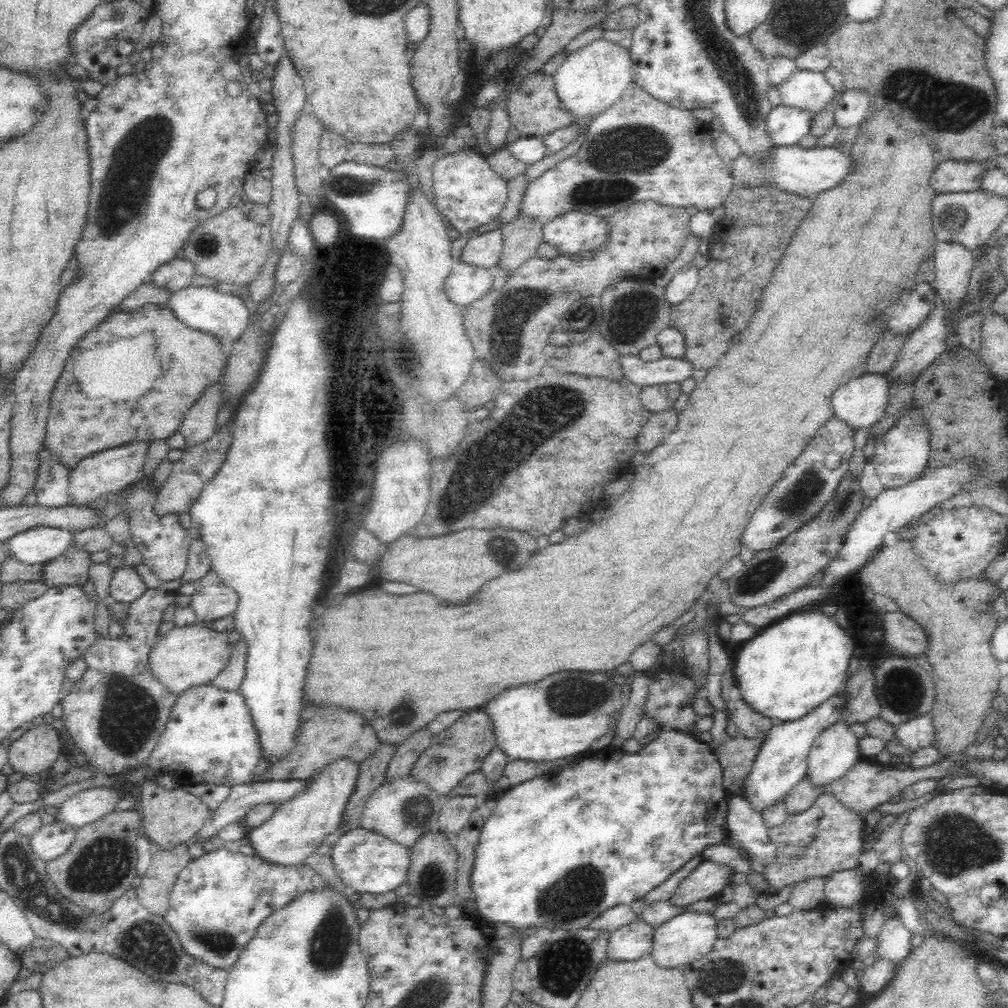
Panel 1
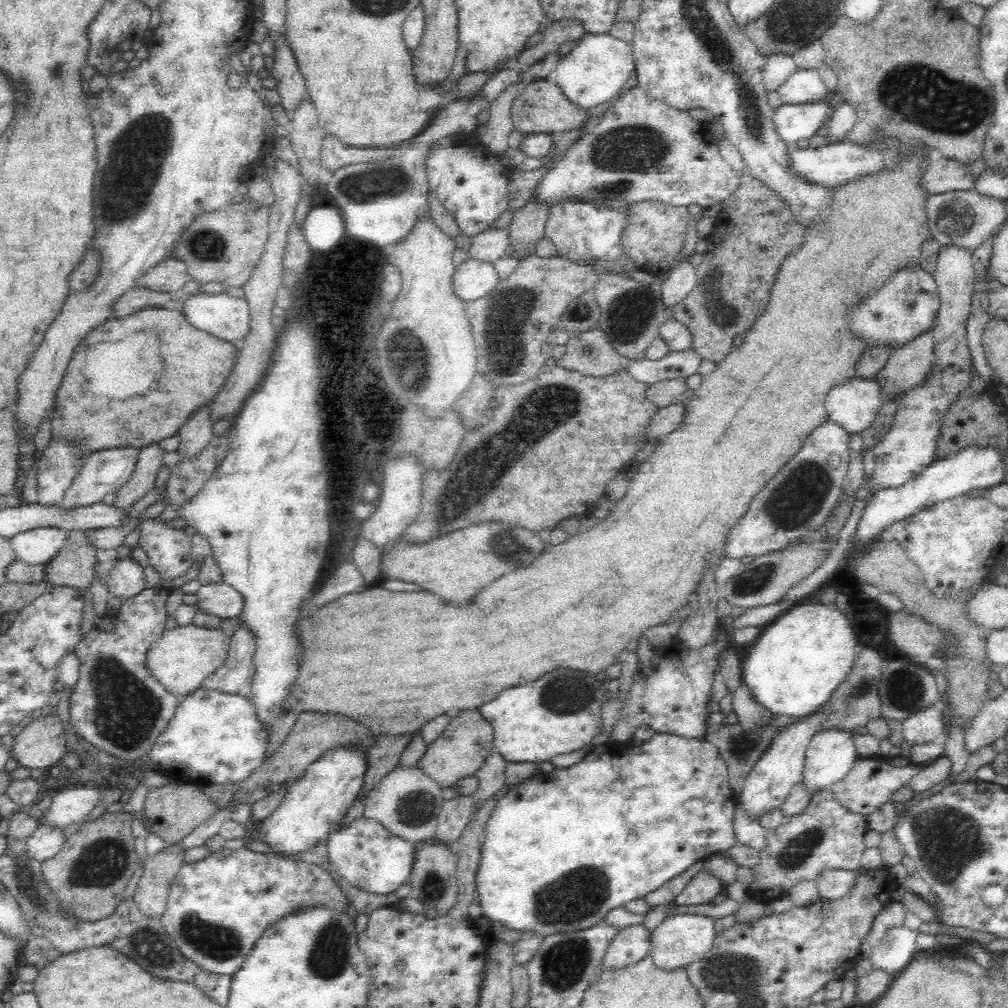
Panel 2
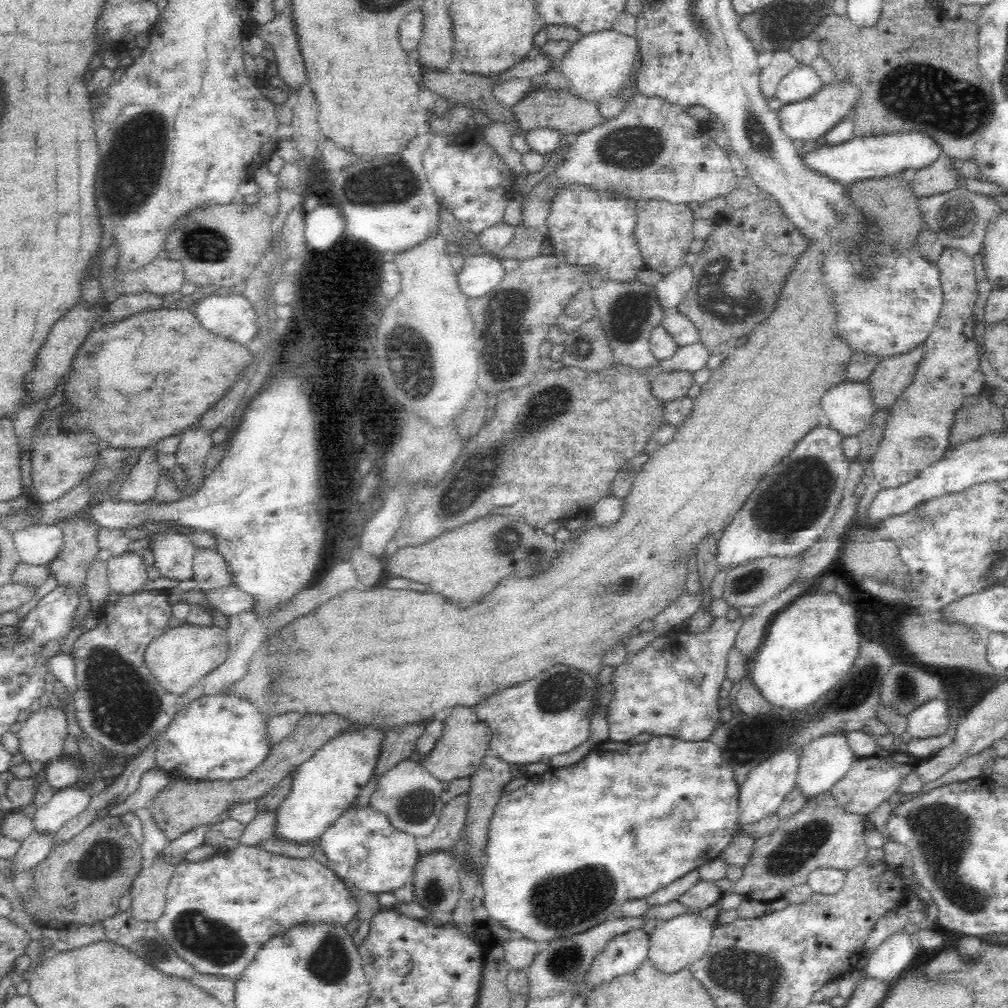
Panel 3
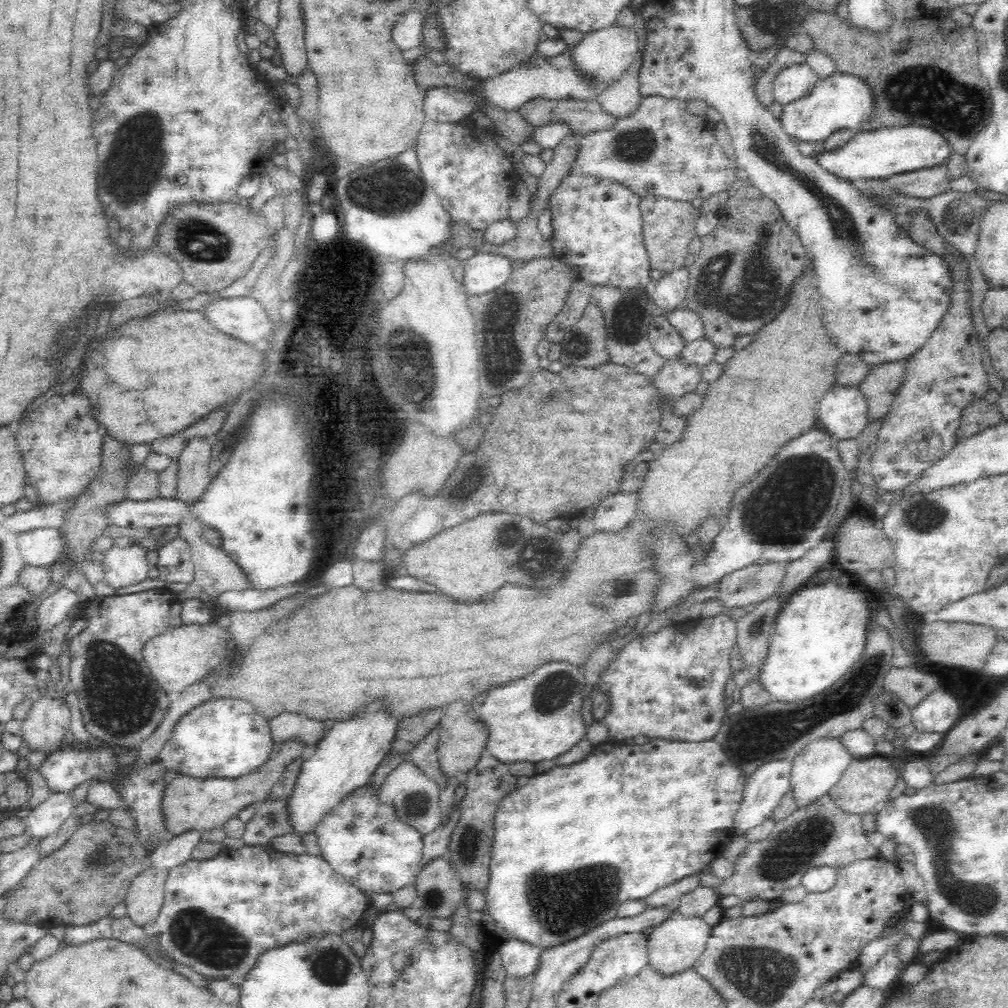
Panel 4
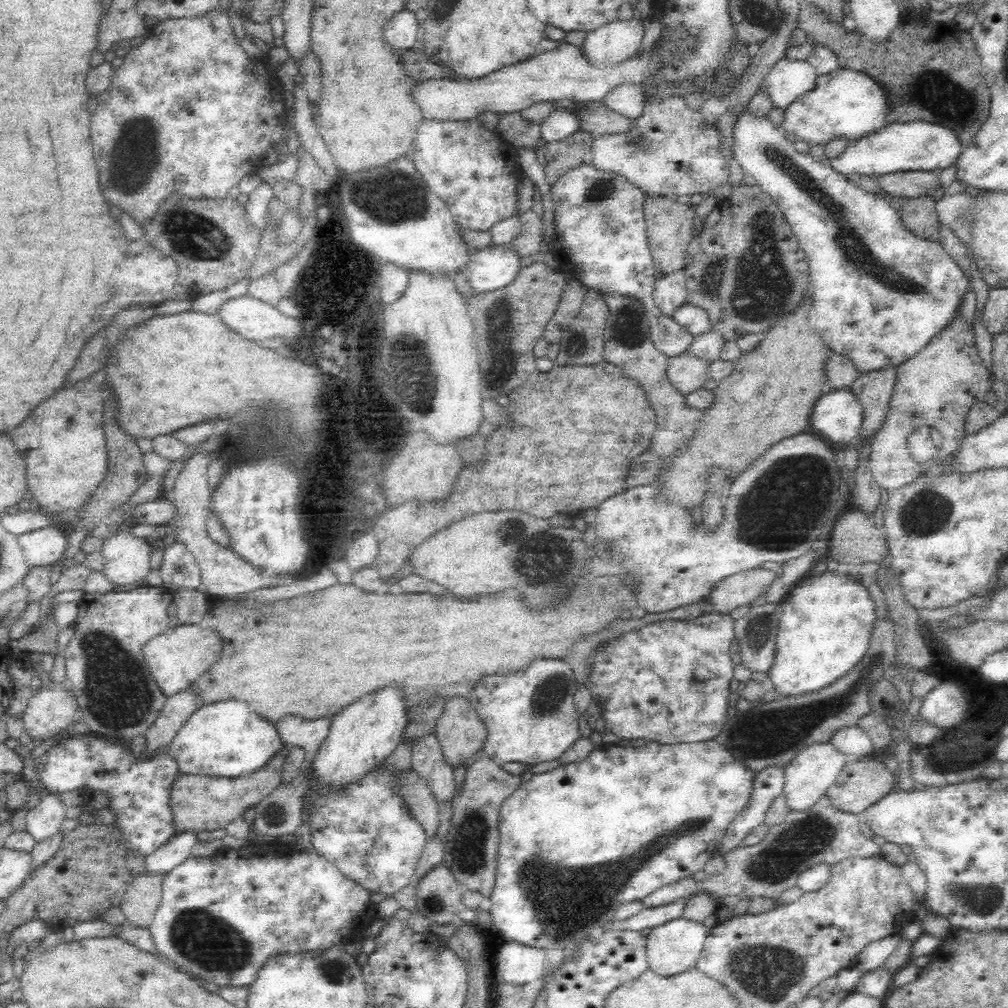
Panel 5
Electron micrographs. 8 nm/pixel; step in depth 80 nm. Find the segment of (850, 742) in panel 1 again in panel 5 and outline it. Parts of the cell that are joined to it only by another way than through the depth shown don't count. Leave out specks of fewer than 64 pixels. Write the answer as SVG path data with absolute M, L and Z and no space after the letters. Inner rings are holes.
M830 742L805 747L784 768L782 796L786 803L786 808L789 808L792 812L804 812L804 810L812 808L817 800L826 795L828 788L836 782L840 769L847 761L848 757L834 749Z

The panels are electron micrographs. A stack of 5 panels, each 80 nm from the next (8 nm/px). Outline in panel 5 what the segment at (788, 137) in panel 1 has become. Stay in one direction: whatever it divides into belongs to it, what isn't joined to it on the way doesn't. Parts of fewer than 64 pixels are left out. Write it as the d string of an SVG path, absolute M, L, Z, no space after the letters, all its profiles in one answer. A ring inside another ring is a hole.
M840 68L832 72L818 75L816 86L796 99L786 110L783 110L784 120L781 125L786 132L792 132L796 139L805 140L810 146L820 144L824 146L834 139L844 139L848 143L875 135L883 131L888 124L896 123L895 104L892 103L892 92L878 79L868 73L855 71L849 68Z

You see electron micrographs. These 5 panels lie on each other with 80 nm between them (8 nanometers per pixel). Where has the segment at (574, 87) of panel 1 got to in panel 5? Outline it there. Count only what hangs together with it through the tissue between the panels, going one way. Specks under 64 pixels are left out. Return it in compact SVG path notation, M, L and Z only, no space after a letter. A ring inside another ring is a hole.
M631 16L626 20L614 19L604 26L587 32L582 44L594 62L613 63L632 56L642 46L644 17Z

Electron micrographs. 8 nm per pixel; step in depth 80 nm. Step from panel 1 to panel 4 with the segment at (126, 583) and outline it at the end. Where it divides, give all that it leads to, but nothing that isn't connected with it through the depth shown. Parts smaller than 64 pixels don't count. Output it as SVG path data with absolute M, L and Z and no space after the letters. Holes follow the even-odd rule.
M140 543L128 544L128 546L110 545L104 553L104 582L110 582L110 586L130 586L140 580L148 578L148 549Z

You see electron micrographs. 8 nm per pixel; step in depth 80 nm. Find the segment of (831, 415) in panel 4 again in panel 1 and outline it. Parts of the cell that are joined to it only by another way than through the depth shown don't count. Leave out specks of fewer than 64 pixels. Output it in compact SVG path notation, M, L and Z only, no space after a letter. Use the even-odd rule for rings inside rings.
M867 373L840 385L830 395L833 417L854 432L870 428L884 414L889 386L884 376Z

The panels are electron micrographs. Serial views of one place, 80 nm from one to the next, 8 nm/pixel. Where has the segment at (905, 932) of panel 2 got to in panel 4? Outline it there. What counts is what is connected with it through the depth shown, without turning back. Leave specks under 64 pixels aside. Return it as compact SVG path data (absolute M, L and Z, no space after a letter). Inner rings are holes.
M897 945L880 962L876 962L876 966L872 966L868 972L863 973L862 985L872 990L884 990L890 993L897 985L899 972L904 966L905 964L898 959Z

